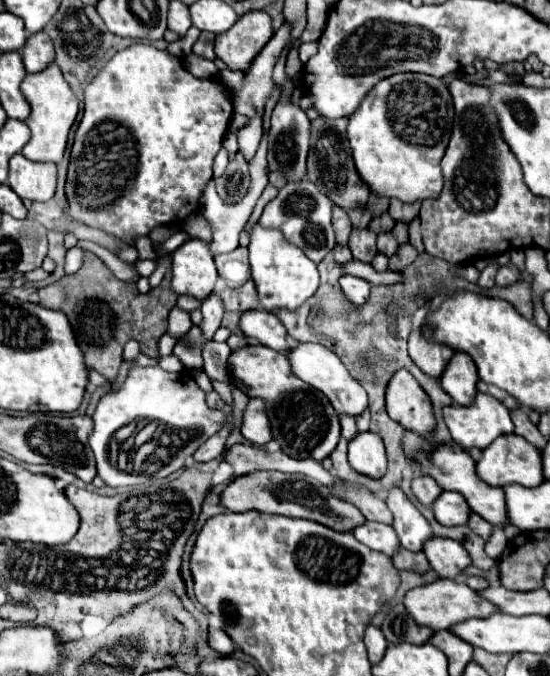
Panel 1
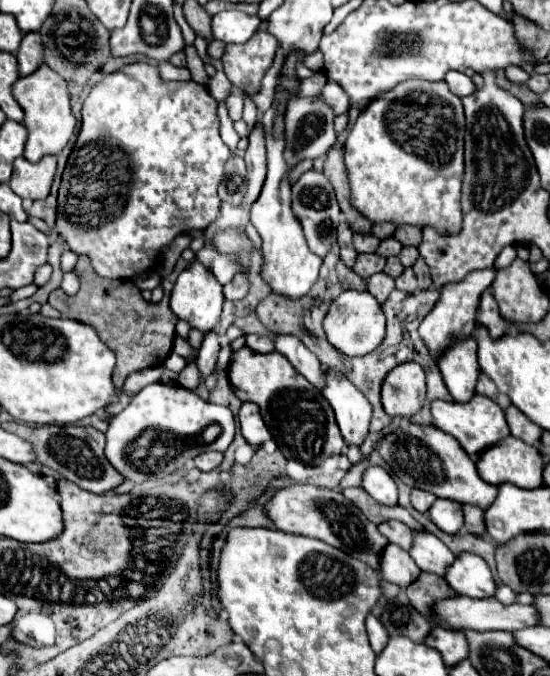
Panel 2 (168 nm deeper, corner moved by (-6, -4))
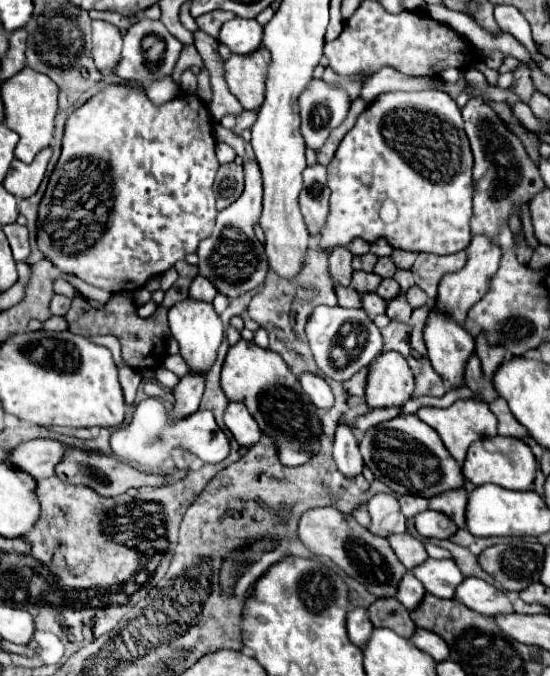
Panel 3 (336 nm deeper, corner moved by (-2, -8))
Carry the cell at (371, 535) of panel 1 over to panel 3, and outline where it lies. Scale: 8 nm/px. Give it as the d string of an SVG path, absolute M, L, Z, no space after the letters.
M405 571L403 579L399 581L399 591L395 597L411 611L417 607L417 603L421 603L423 595L425 595L423 583L419 583L419 579L415 579L415 575L411 575L411 571Z

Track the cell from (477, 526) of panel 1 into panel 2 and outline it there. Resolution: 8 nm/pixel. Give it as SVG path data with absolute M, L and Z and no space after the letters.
M463 505L463 515L465 515L465 531L483 535L485 533L485 523L483 523L483 509L475 505Z

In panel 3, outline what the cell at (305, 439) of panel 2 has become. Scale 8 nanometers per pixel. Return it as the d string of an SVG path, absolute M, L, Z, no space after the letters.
M241 339L227 351L221 369L221 387L229 401L245 403L261 431L271 435L283 465L303 465L317 453L321 439L321 419L313 409L305 409L309 405L303 403L299 381L279 355Z

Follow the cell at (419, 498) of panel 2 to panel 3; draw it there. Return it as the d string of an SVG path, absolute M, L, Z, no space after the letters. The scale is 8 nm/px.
M403 495L399 497L401 503L401 511L407 519L413 519L417 513L429 509L429 501L425 497L417 497L417 495Z

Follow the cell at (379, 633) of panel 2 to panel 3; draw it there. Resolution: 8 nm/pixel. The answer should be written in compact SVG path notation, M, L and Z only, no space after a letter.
M353 609L347 615L347 631L349 631L349 639L357 645L357 647L365 647L367 639L371 637L371 621L367 619L367 611L365 609Z

